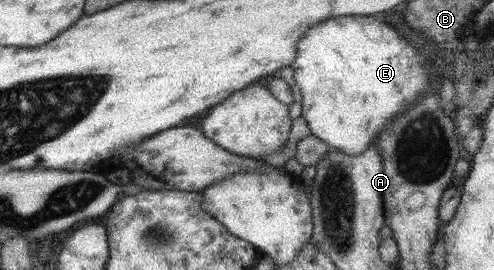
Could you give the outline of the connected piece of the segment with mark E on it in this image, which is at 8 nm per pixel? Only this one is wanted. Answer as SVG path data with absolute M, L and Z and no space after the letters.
M338 17L338 19L328 19L316 27L312 27L300 41L298 41L298 55L296 55L294 63L290 65L293 71L293 79L297 89L300 90L301 116L306 121L311 135L318 137L322 142L326 143L331 149L341 151L346 155L360 155L371 143L377 141L378 133L382 127L388 125L394 117L398 117L407 109L410 109L421 97L427 95L427 91L433 85L433 79L427 74L427 66L422 63L422 56L418 51L402 38L398 33L386 23L376 21L374 17Z

